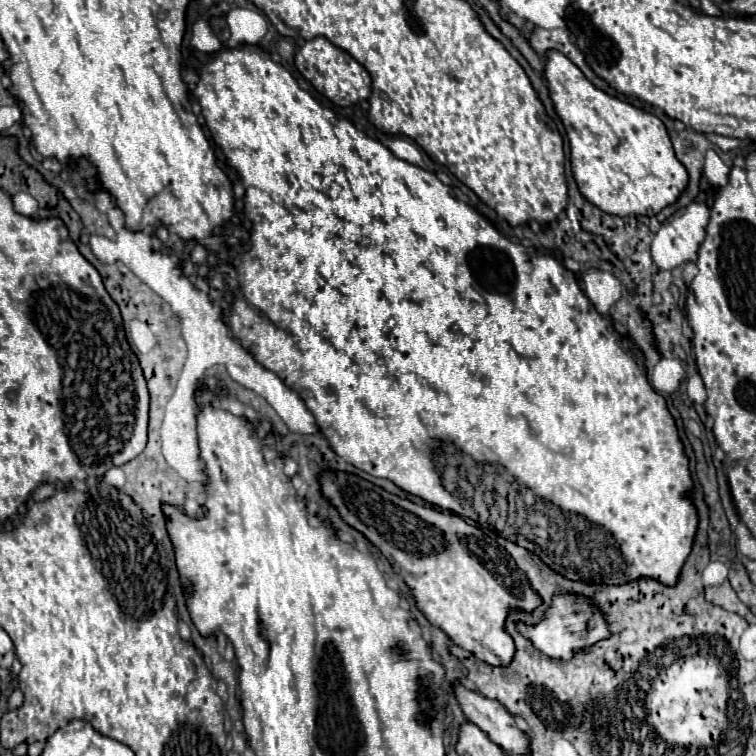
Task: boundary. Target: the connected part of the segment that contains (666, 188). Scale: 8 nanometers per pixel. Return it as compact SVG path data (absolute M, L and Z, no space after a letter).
M557 50L547 54L545 80L567 130L573 176L591 204L615 216L655 216L683 194L687 168L679 164L667 128L657 116L595 88Z

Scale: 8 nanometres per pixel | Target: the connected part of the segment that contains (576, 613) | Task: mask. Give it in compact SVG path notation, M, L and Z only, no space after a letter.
M575 594L555 596L553 598L553 606L545 612L545 620L539 622L539 624L535 624L535 626L531 626L531 628L519 624L519 632L525 638L529 638L533 642L533 646L537 650L541 650L545 656L549 656L549 658L561 658L561 660L569 660L575 650L591 646L597 640L603 640L603 638L609 636L607 622L605 622L603 614L597 612L597 608L593 608L587 598L575 596Z

